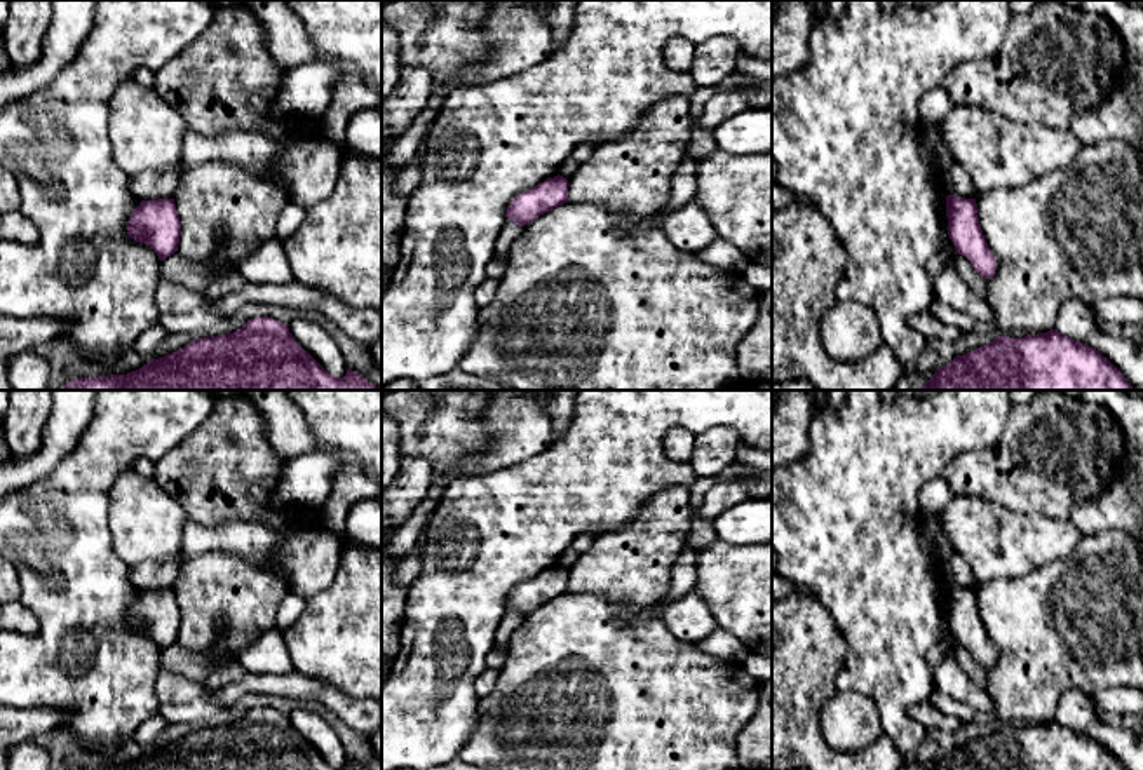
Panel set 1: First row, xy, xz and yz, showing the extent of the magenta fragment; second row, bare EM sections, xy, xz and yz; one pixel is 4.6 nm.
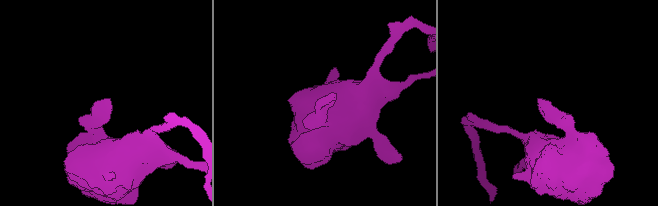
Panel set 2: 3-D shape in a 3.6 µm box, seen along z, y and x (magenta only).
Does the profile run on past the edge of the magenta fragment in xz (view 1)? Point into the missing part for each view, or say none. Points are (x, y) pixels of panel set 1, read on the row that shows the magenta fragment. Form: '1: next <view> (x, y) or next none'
1: next none

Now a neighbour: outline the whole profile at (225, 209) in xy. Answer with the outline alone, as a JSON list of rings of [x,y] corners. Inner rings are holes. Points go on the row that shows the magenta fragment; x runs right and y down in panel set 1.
[[[227,162],[179,171],[172,199],[181,221],[178,253],[197,263],[220,253],[233,268],[274,237],[289,202],[281,181]]]

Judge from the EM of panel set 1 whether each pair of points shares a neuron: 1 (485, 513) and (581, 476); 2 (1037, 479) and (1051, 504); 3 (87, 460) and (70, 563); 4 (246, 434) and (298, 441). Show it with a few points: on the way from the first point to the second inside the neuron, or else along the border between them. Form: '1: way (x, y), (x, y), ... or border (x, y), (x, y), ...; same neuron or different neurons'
1: way (509, 513), (532, 513), (556, 495); same neuron
2: way (1042, 485), (1051, 493), (1051, 499); same neuron
3: way (79, 486), (79, 532), (74, 537); same neuron
4: border (255, 408), (262, 418), (263, 438), (286, 462); different neurons

